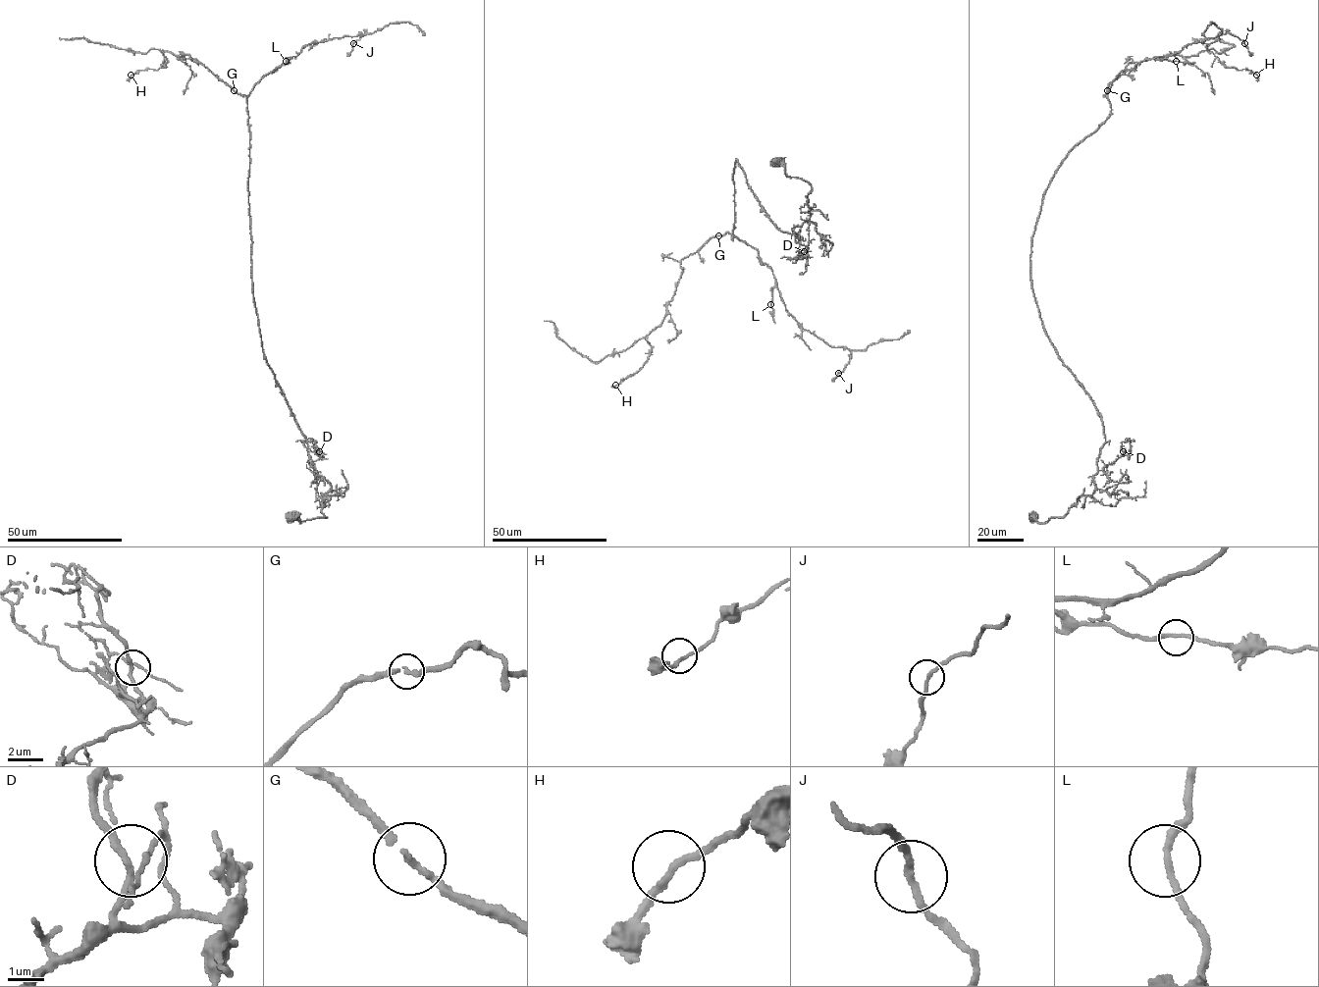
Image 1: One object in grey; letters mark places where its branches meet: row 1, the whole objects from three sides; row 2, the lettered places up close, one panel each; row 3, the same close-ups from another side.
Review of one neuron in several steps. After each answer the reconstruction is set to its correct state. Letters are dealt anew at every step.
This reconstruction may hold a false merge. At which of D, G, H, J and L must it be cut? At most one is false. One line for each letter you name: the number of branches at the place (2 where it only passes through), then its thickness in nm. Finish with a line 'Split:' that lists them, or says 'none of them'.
Split: none of them

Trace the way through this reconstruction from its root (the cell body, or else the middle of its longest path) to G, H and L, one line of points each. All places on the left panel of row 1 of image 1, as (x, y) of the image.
G: (292, 516), (327, 517), (331, 485), (262, 350), (247, 97), (234, 90)
H: (292, 516), (327, 517), (331, 485), (262, 350), (247, 97), (187, 54), (160, 50), (163, 68), (131, 75)
L: (292, 516), (327, 517), (331, 485), (265, 358), (248, 200), (247, 97), (286, 61)

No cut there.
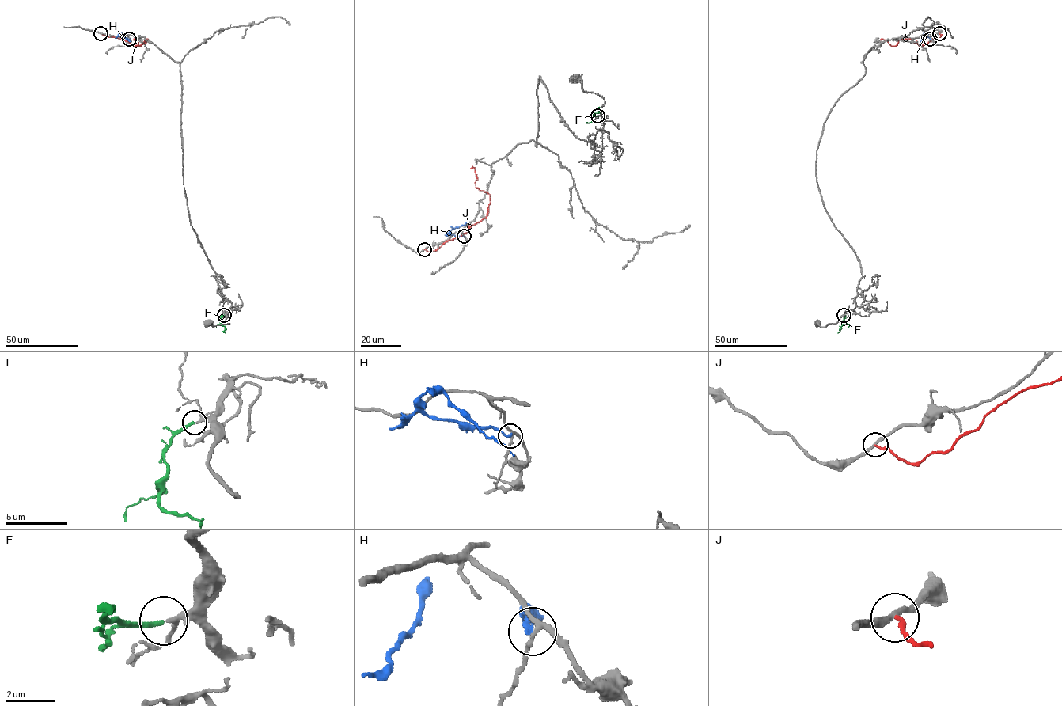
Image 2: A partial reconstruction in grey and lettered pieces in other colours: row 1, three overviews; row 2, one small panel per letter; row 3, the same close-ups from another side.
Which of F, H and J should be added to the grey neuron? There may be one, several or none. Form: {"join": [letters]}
{"join": ["F"]}

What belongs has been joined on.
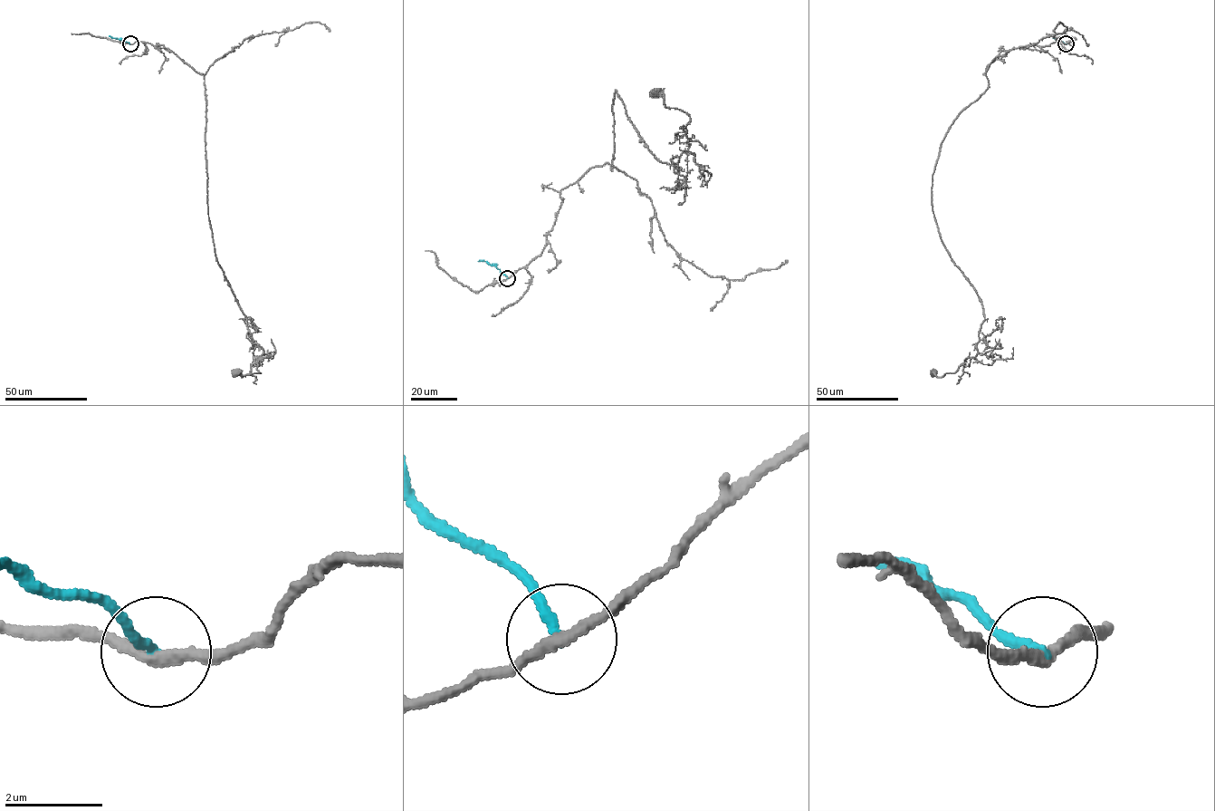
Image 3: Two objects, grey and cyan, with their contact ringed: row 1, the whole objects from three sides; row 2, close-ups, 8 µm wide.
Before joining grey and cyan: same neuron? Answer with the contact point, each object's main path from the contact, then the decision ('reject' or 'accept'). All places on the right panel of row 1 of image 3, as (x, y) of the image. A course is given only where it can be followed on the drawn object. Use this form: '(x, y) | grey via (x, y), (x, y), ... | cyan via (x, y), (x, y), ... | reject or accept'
(1066, 43) | grey via (1066, 43), (1002, 51), (985, 70), (988, 89), (941, 144), (932, 210), (984, 319), (975, 357), (933, 371) | cyan via (1066, 43), (1053, 35) | reject

